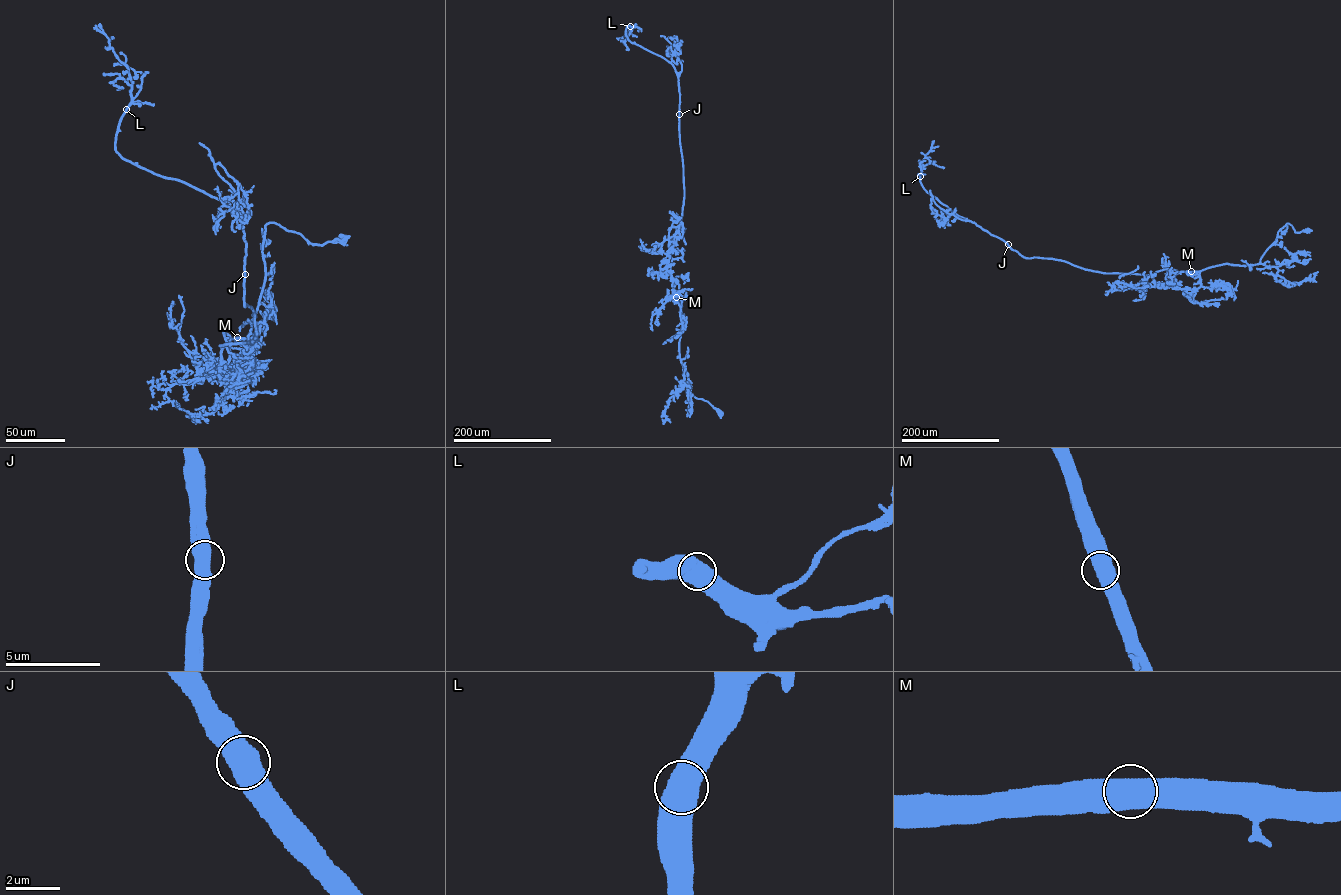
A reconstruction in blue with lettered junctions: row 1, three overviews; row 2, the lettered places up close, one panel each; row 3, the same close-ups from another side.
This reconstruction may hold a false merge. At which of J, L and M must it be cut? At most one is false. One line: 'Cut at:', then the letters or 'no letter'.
Cut at: no letter

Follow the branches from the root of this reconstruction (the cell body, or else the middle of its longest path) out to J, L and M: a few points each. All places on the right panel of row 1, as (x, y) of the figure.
J: (1308, 230), (1296, 232), (1287, 223), (1256, 264), (1164, 269), (1147, 275), (1024, 258), (1008, 244)
L: (1308, 230), (1296, 232), (1287, 223), (1256, 264), (1101, 272), (1023, 257), (929, 193), (920, 176)
M: (1308, 230), (1296, 232), (1287, 223), (1257, 264), (1224, 264), (1191, 271)

